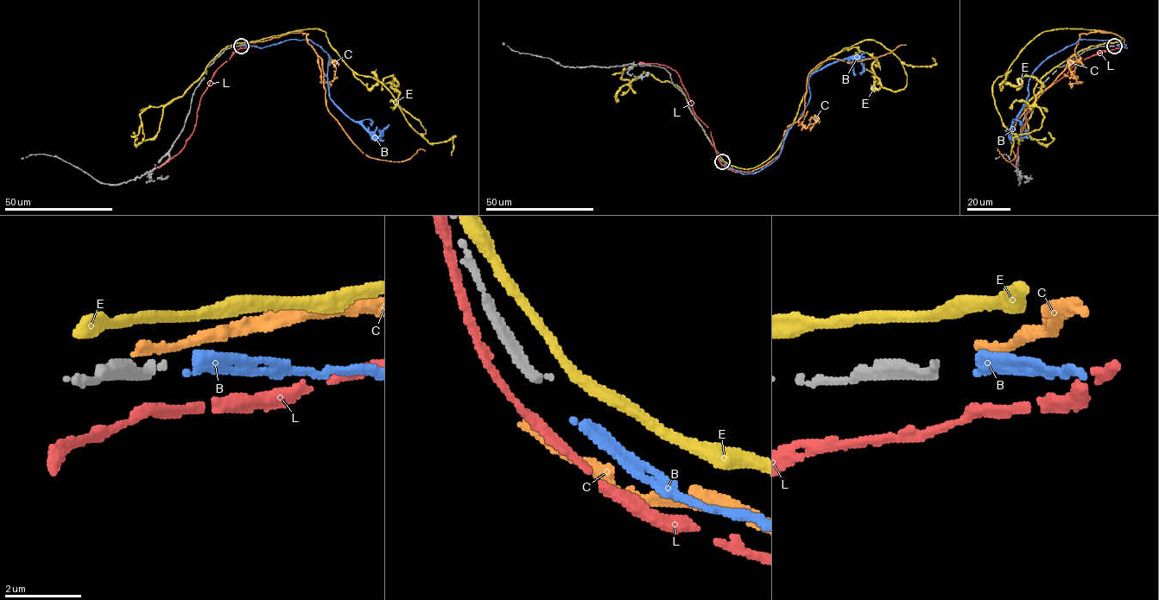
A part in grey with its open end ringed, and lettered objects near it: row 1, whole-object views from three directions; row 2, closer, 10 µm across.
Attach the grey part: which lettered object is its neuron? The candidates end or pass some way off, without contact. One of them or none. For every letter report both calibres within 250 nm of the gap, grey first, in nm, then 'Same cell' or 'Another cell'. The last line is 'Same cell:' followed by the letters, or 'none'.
B: Thickness 240 nm (grey) against 320 nm. Same cell
C: Thickness 240 nm (grey) against 240 nm. Another cell
E: Thickness 240 nm (grey) against 240 nm. Another cell
L: Thickness 240 nm (grey) against 220 nm. Another cell
Same cell: B

